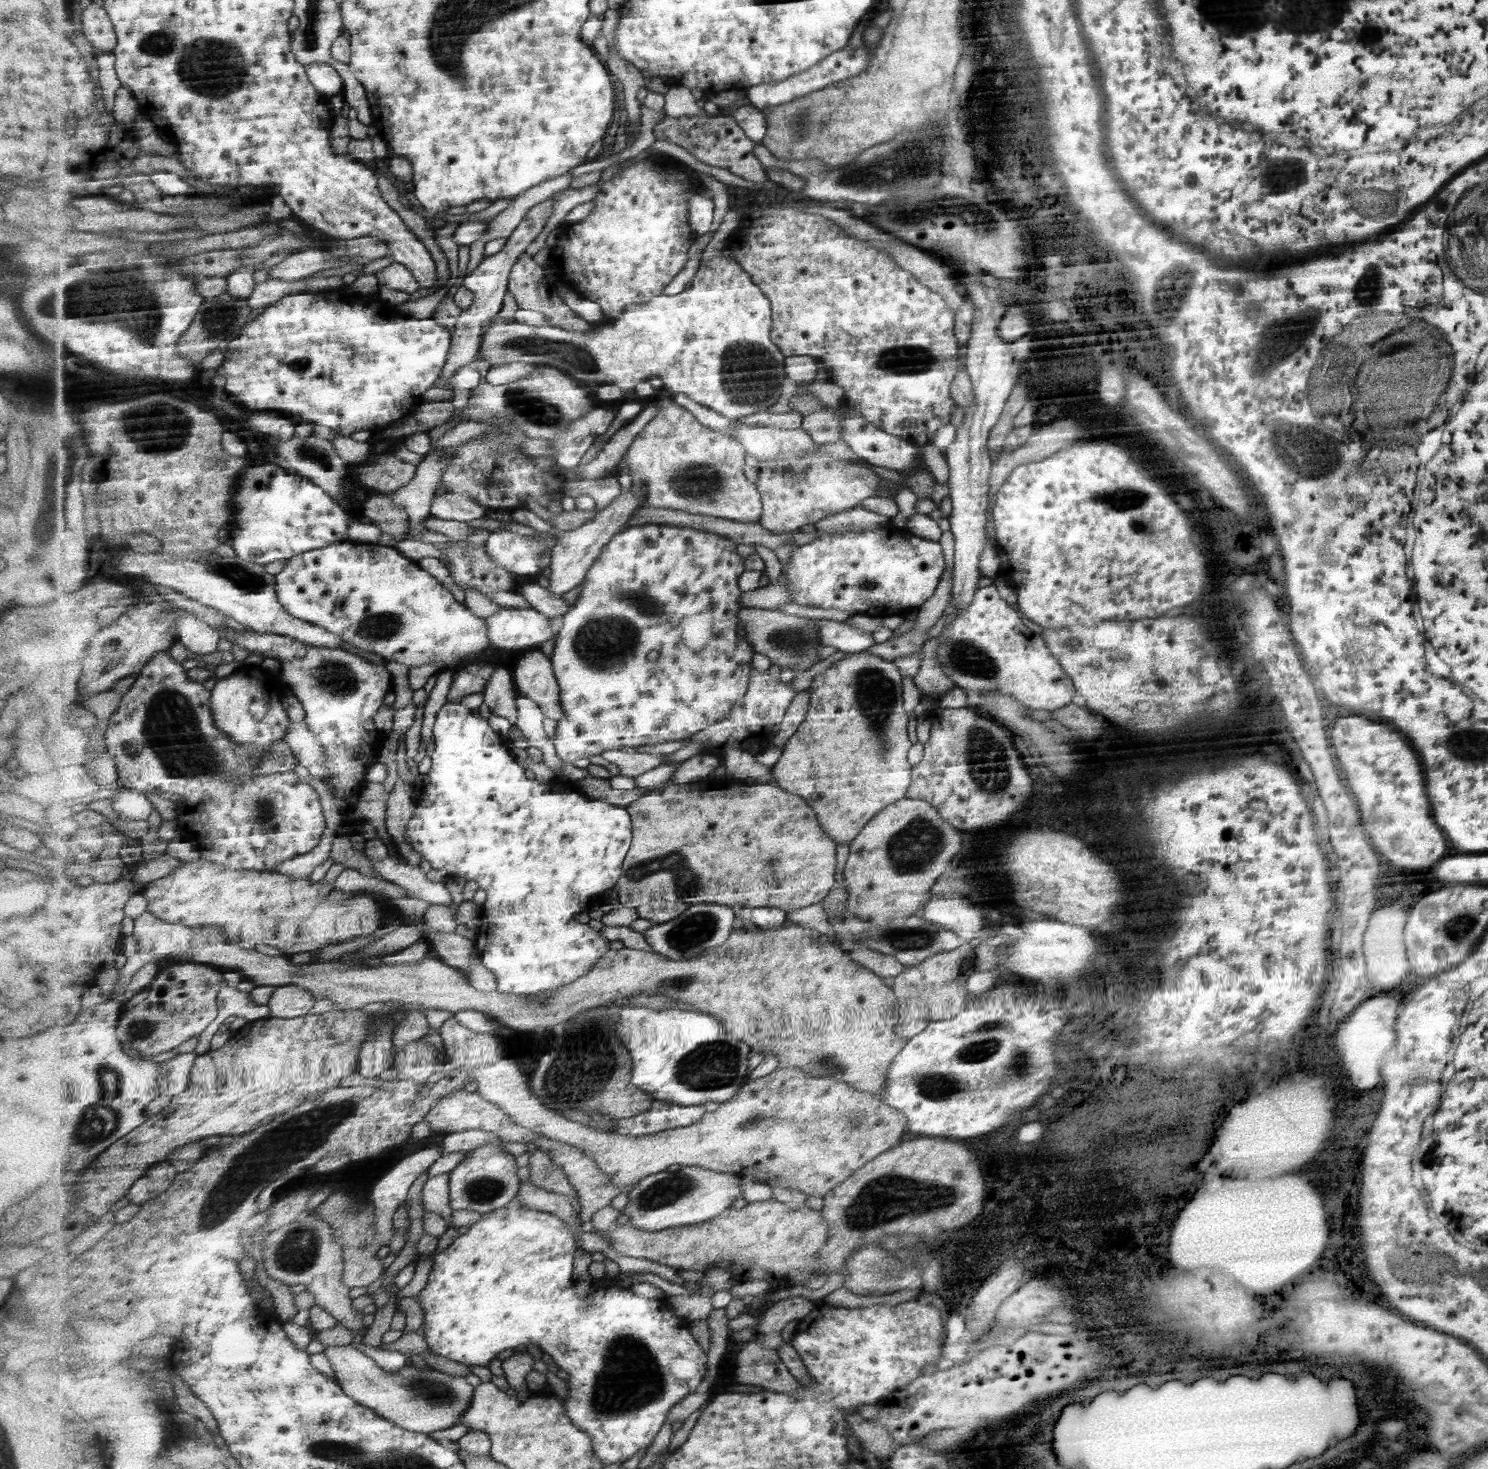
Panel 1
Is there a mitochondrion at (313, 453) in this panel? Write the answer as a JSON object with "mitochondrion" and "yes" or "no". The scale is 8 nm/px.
{"mitochondrion":"yes"}

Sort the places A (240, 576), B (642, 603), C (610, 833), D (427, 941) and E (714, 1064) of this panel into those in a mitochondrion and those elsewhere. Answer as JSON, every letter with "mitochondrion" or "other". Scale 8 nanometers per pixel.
{"A":"mitochondrion","B":"mitochondrion","C":"other","D":"other","E":"mitochondrion"}

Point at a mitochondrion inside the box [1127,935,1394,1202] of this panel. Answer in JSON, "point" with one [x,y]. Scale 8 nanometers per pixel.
{"point":[1216,1088]}

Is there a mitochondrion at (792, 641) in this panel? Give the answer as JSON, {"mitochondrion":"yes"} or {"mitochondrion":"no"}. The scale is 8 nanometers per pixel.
{"mitochondrion":"yes"}

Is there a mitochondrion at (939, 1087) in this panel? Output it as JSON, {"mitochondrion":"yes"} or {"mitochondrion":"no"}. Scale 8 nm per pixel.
{"mitochondrion":"yes"}

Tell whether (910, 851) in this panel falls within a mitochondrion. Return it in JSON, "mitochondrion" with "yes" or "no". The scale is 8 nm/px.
{"mitochondrion":"yes"}

